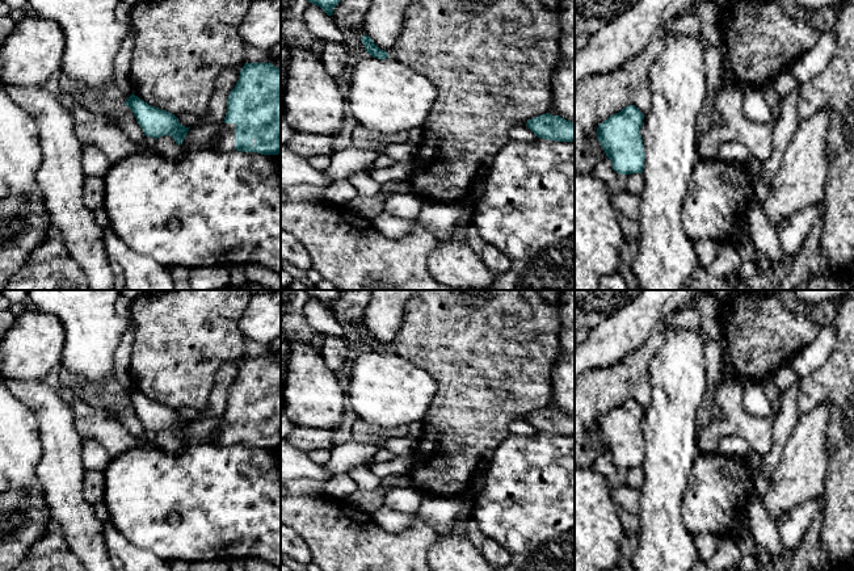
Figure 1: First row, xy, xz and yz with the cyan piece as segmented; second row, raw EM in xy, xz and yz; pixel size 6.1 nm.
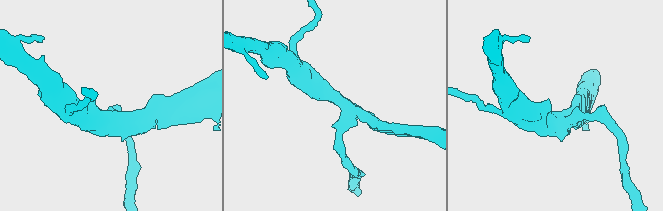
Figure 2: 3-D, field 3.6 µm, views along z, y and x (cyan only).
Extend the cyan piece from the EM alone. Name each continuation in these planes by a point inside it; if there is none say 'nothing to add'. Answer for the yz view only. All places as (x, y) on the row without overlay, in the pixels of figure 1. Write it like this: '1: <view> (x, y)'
nothing to add

